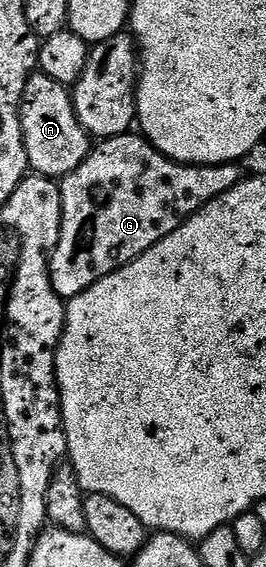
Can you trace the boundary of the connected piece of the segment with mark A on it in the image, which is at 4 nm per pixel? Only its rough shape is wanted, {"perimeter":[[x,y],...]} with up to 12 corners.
{"perimeter":[[37,71],[20,122],[28,164],[63,179],[90,138],[69,86]]}

